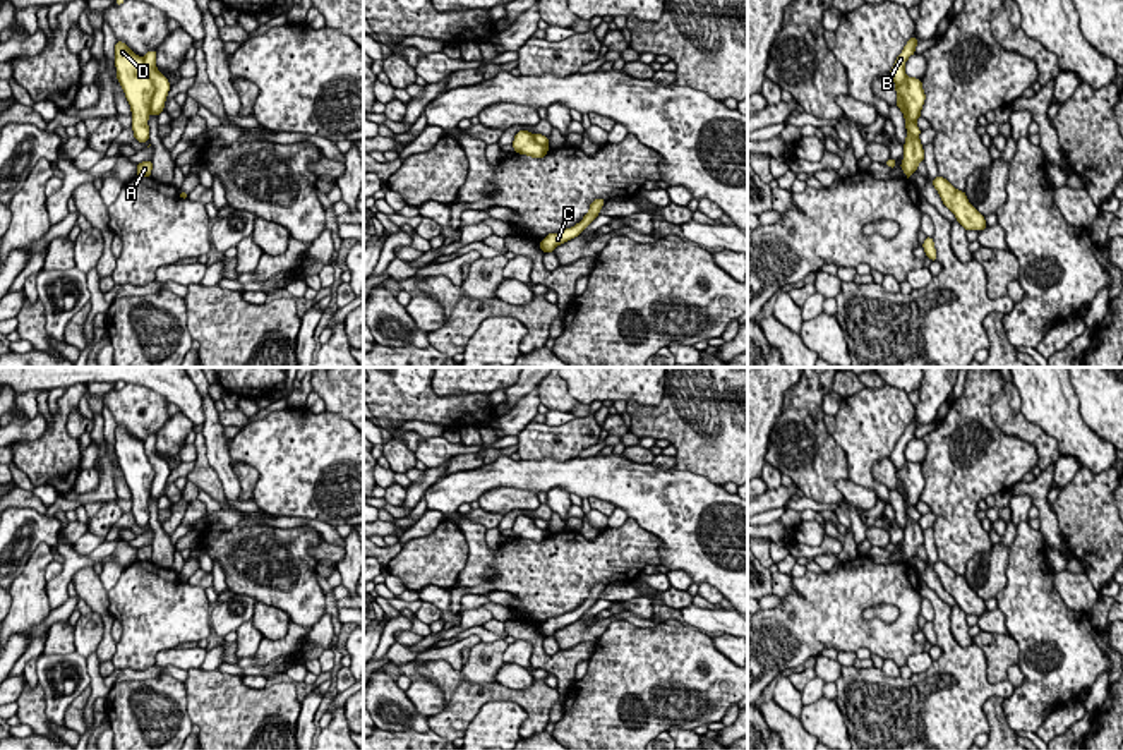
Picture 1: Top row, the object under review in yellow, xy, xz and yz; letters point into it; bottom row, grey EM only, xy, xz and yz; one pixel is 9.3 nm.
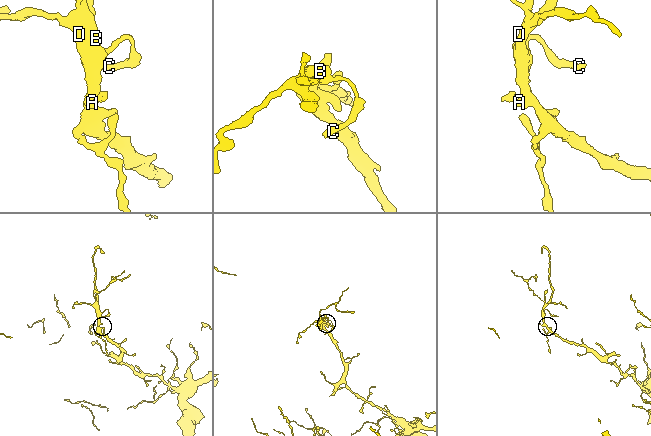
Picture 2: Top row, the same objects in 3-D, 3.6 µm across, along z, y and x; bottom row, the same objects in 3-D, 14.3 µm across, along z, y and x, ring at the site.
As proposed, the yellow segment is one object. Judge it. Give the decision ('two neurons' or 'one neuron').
one neuron

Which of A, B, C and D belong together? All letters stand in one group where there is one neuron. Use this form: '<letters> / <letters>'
A B C D

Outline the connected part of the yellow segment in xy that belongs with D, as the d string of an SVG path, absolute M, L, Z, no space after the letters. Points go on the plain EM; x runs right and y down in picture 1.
M123 426L115 429L117 463L132 494L132 515L139 527L149 525L147 503L163 496L171 469L156 453L156 434L135 439Z

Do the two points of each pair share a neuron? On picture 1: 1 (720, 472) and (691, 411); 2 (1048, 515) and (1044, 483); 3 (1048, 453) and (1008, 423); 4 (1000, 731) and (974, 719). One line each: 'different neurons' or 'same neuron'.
1: same neuron
2: same neuron
3: same neuron
4: different neurons

